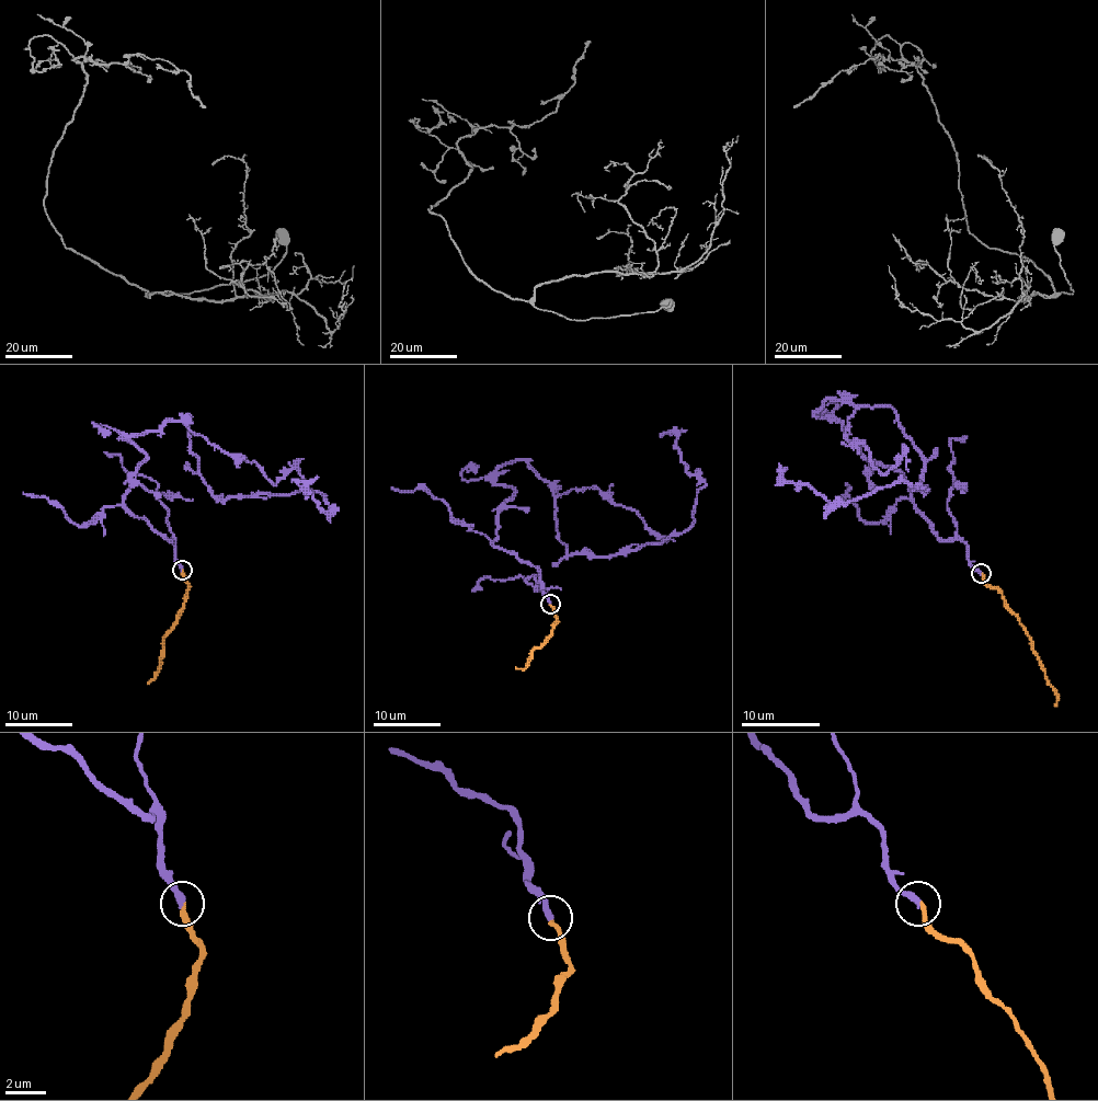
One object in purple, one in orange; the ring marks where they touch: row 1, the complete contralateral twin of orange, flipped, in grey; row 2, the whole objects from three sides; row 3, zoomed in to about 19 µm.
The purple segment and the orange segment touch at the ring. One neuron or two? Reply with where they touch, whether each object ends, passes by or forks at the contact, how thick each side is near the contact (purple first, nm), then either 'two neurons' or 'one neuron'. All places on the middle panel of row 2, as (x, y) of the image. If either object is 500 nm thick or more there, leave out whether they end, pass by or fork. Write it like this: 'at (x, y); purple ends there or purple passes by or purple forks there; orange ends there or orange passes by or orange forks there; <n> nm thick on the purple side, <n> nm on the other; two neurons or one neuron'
at (550, 604); purple ends there; orange ends there; 280 nm thick on the purple side, 200 nm on the other; one neuron

